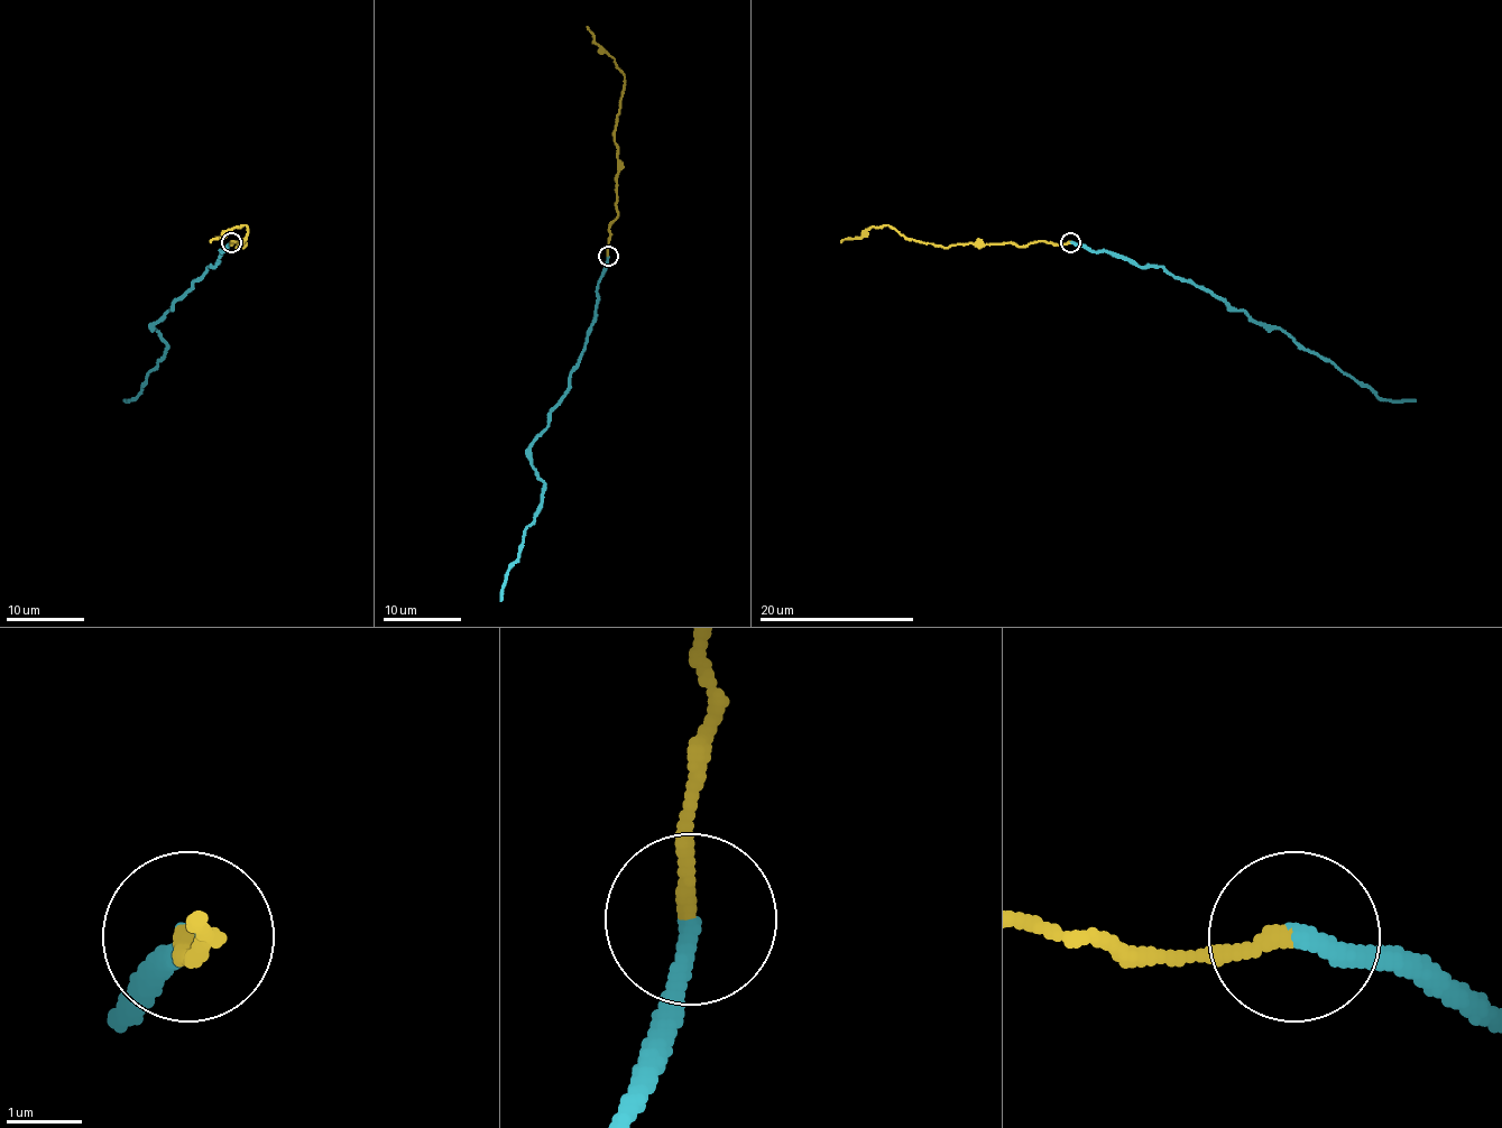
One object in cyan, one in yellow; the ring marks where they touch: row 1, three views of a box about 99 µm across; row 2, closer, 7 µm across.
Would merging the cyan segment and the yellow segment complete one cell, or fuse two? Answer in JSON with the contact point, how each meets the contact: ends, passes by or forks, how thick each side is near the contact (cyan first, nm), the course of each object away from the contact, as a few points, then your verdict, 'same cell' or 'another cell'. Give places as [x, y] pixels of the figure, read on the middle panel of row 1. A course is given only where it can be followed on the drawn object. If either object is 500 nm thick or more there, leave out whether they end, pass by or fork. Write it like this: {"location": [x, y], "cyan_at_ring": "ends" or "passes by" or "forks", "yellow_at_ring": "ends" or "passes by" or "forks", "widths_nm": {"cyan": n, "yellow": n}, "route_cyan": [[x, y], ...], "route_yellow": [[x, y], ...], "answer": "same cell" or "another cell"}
{"location": [608, 256], "cyan_at_ring": "ends", "yellow_at_ring": "ends", "widths_nm": {"cyan": 240, "yellow": 220}, "route_cyan": [[608, 256], [584, 349], [565, 396], [531, 447], [531, 465], [542, 482], [542, 502], [525, 532], [499, 601]], "route_yellow": [[608, 256], [608, 224], [618, 215], [618, 145], [614, 141], [614, 128], [624, 73], [587, 27]], "answer": "another cell"}

